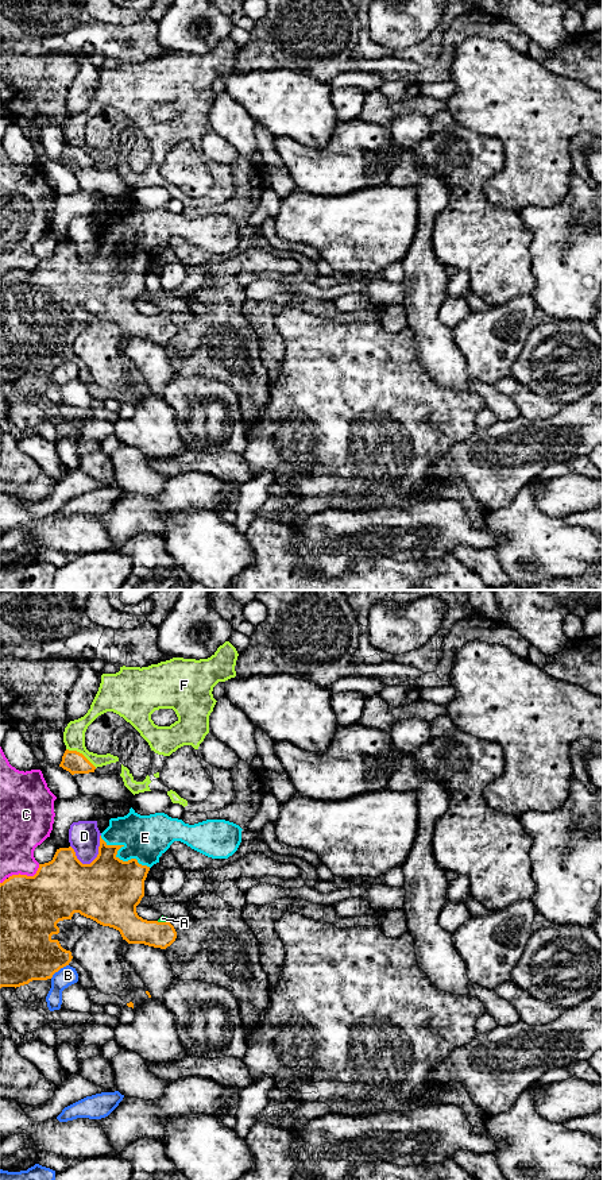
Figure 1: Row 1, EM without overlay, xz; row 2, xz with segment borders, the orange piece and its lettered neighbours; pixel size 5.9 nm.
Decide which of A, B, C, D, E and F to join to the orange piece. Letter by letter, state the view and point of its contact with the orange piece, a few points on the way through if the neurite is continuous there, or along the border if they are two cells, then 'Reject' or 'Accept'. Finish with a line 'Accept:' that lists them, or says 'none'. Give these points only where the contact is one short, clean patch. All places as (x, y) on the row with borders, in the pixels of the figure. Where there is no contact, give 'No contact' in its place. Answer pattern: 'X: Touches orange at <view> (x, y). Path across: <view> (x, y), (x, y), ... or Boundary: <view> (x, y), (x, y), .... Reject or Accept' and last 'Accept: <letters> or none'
A: Touches orange at xz (162, 922). Boundary: xz (157, 921), (167, 922). Reject
B: Touches orange at xz (58, 970). Reject
C: Touches orange at xz (26, 875). Reject
D: Touches orange at xz (99, 852). Reject
E: Touches orange at xz (118, 857). Accept
F: Touches orange at xz (81, 754). Boundary: xz (66, 748), (81, 752), (96, 767). Reject
Accept: E

